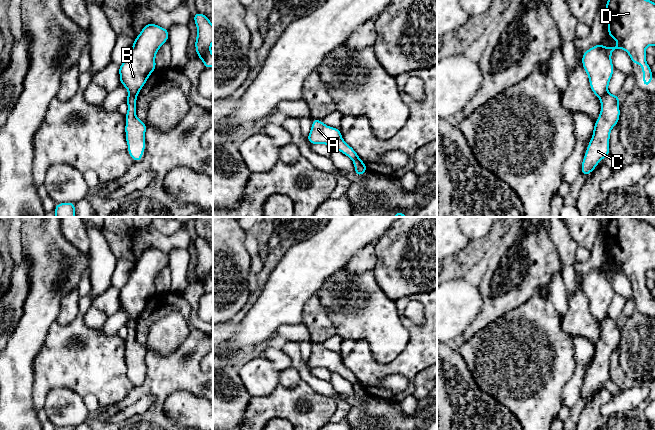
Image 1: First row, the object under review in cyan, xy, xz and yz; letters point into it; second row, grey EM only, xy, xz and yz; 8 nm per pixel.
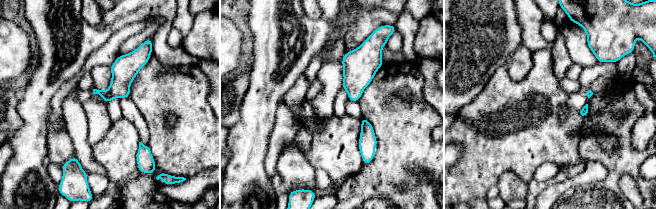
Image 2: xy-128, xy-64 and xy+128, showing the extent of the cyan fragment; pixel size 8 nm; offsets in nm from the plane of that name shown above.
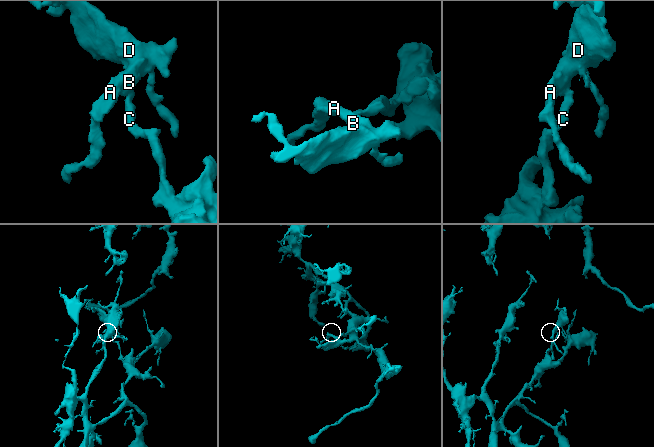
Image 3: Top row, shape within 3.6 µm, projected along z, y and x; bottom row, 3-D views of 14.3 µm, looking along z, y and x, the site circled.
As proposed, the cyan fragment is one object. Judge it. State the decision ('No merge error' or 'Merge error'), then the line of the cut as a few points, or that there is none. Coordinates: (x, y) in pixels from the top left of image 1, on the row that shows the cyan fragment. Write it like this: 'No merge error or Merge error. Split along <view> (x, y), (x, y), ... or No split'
Merge error. Split along xy (136, 94), (129, 97), (126, 102)

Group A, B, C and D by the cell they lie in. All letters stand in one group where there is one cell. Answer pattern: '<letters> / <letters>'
A B D / C

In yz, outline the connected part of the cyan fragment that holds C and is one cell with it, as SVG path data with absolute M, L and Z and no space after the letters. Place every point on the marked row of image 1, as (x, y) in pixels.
M606 93L600 99L600 115L595 121L593 136L582 161L581 174L584 176L588 176L597 167L599 161L610 154L610 132L618 124L620 117L619 100L619 95L610 93Z

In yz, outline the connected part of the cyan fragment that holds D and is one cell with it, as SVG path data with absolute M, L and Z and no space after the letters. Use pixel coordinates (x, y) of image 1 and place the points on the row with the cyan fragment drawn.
M608 0L605 6L608 15L607 34L617 40L615 47L605 47L602 43L589 48L582 55L582 66L589 77L592 92L601 99L608 93L608 85L615 71L611 55L615 49L623 49L630 56L633 65L640 64L643 73L643 86L649 87L653 73L646 62L645 49L655 46L655 3L650 0Z

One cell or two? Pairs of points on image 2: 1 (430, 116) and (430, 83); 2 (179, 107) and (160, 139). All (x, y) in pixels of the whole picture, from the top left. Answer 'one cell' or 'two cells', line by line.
1: two cells
2: one cell

